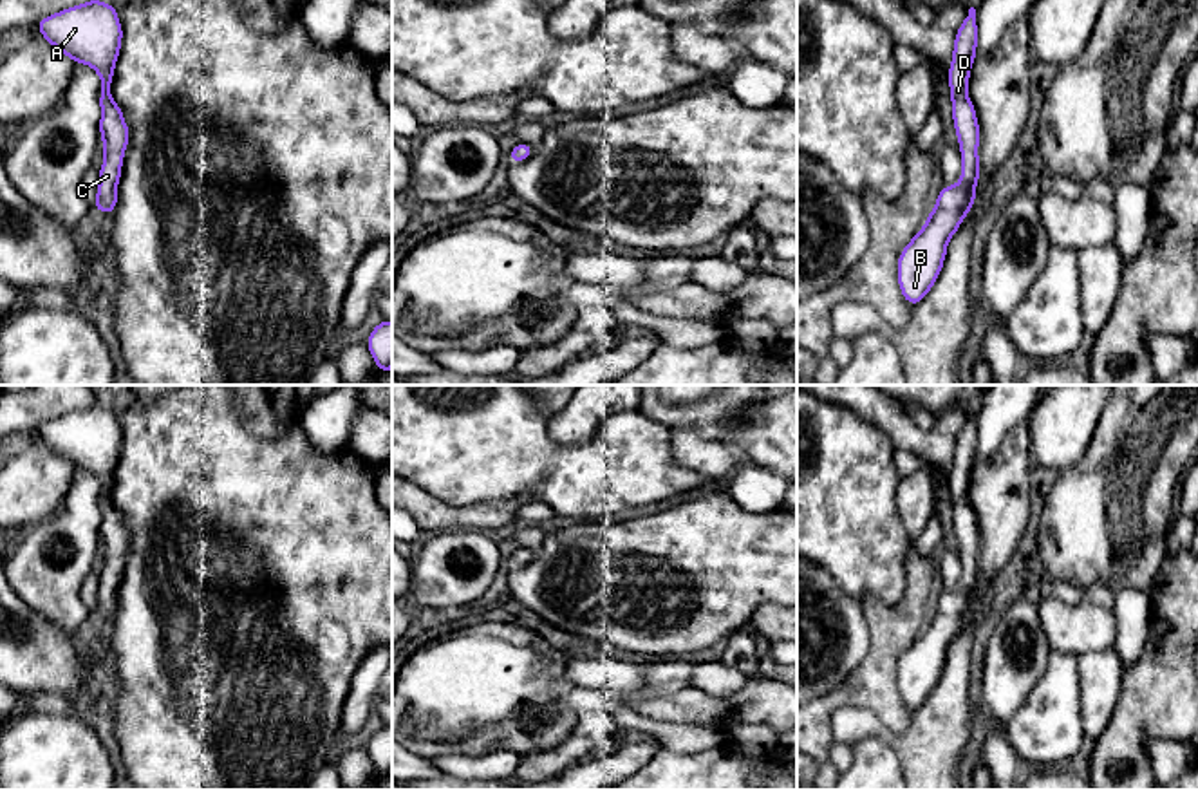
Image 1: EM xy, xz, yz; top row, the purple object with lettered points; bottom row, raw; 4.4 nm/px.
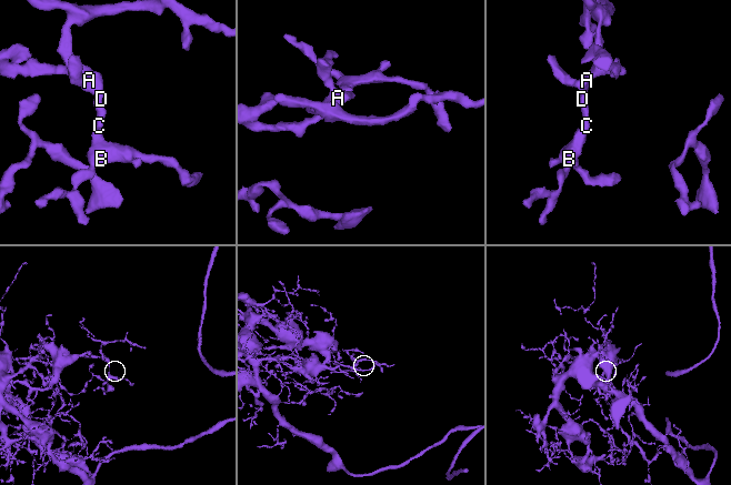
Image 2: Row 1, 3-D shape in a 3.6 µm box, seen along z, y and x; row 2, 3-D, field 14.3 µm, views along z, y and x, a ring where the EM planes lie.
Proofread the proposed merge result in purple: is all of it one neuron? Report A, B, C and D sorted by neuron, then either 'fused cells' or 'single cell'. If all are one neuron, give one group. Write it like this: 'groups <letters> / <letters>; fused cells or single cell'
groups A B C D; single cell

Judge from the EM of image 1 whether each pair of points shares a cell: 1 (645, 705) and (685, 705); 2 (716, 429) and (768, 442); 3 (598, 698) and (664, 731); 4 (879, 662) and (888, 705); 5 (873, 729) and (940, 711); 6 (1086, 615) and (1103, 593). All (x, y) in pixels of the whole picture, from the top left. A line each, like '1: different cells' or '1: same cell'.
1: same cell
2: different cells
3: same cell
4: same cell
5: same cell
6: different cells

